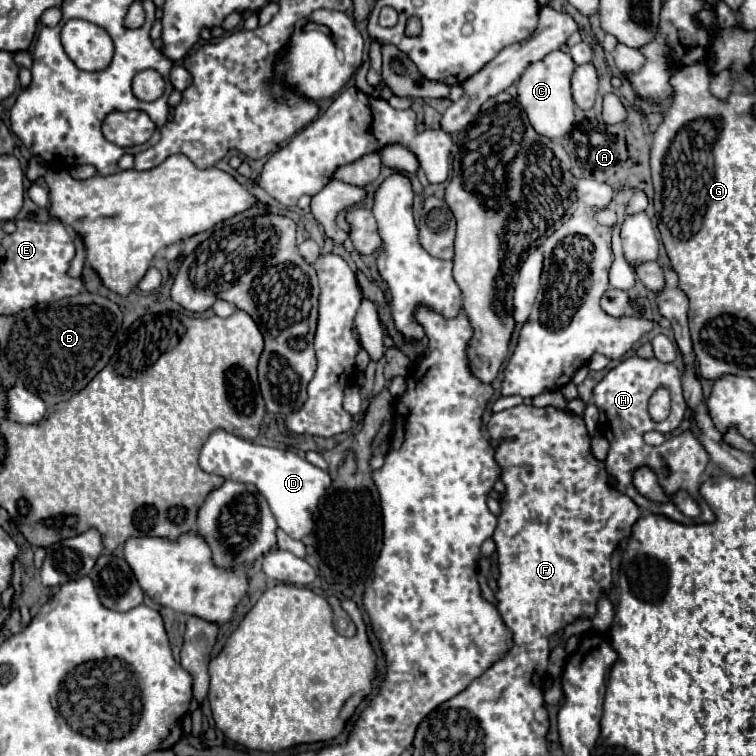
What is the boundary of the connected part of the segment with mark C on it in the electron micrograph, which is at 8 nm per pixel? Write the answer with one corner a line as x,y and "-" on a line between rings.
553,50
543,60
529,64
517,84
517,100
525,108
531,126
541,136
547,136
551,140
567,136
569,130
573,128
573,122
575,122
575,116
573,116
575,102
571,96
573,70
575,70
573,58
563,50

